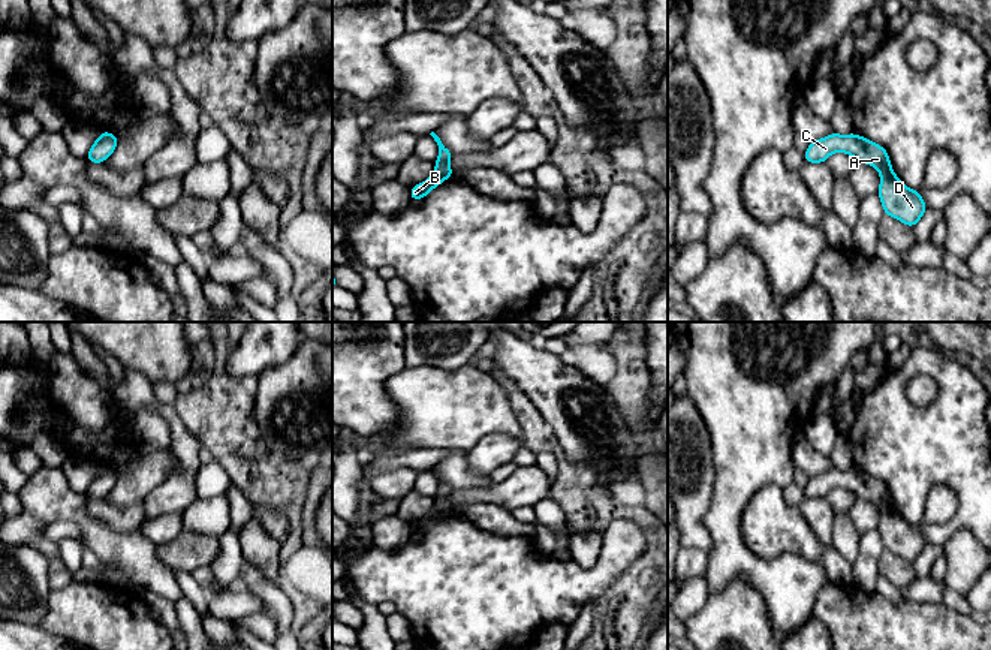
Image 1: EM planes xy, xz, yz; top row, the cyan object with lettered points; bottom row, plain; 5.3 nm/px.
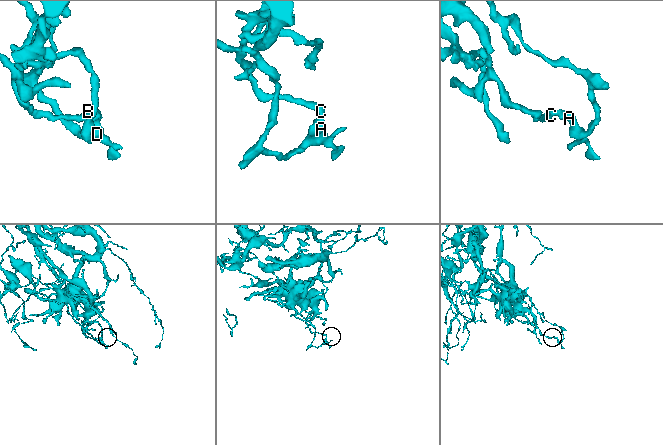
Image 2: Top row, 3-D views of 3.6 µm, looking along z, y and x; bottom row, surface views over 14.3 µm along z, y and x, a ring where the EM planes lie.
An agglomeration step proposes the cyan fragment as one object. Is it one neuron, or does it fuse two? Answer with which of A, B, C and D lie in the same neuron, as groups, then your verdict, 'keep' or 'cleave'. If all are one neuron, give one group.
groups A B D / C; cleave

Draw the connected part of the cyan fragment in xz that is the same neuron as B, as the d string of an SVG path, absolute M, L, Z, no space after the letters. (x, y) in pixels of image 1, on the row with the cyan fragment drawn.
M437 168L434 174L424 183L410 187L410 199L419 201L425 198L434 187L440 186L443 181L445 181L443 169Z

